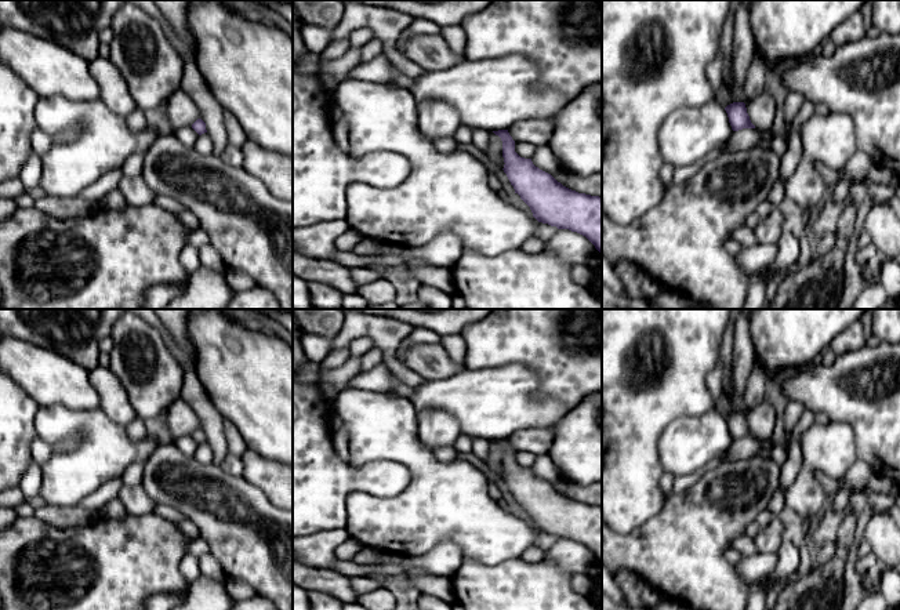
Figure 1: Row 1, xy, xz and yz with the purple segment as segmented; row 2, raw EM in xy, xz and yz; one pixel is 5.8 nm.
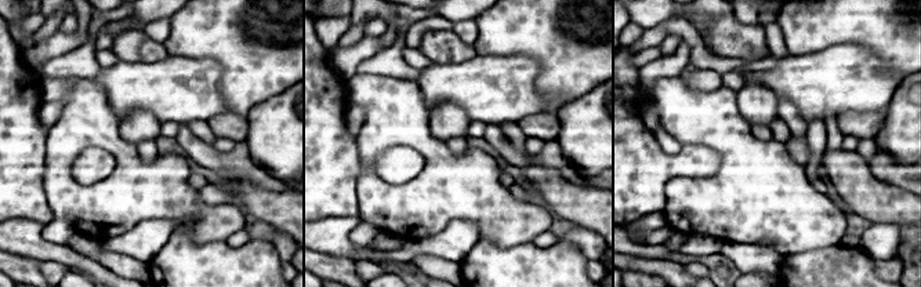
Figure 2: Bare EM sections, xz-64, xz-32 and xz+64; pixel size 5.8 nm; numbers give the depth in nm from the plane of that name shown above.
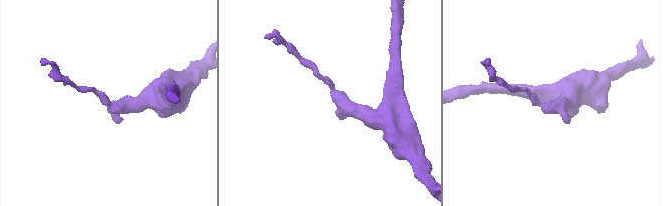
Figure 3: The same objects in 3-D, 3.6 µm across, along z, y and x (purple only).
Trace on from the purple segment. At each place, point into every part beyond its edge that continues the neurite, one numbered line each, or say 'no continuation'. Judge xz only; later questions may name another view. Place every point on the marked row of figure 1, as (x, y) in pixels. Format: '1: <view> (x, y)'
no continuation

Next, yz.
no continuation

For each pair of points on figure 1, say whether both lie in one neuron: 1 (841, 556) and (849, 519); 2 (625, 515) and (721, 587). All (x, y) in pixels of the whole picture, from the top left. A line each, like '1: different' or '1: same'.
1: same
2: different

